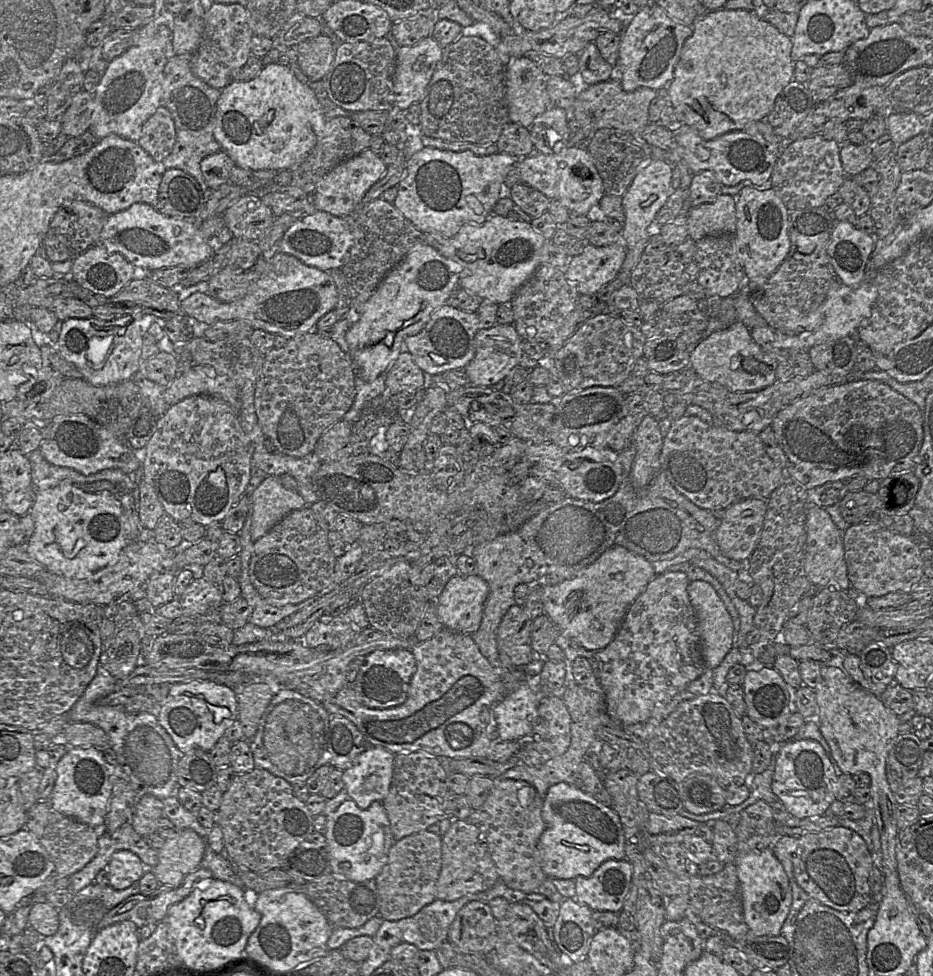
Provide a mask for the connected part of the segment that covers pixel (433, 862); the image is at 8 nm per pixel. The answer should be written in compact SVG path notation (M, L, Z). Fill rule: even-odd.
M422 830L395 841L388 859L375 878L380 896L379 915L386 920L397 921L412 917L436 897L436 887L442 868L442 835Z

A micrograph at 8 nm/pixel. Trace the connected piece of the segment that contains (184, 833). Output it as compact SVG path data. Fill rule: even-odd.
M191 829L175 830L175 833L171 837L165 839L164 845L158 850L157 865L148 870L153 872L161 886L178 887L189 873L201 866L206 847L206 840L199 836L195 831Z

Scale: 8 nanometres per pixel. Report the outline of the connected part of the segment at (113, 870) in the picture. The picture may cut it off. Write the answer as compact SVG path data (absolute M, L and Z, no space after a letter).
M129 850L115 851L106 867L109 885L116 890L123 890L139 882L146 867L140 858Z

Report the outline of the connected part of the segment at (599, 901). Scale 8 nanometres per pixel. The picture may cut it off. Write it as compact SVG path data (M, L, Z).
M627 859L606 860L591 876L575 879L574 899L592 911L619 913L630 892L632 875Z

